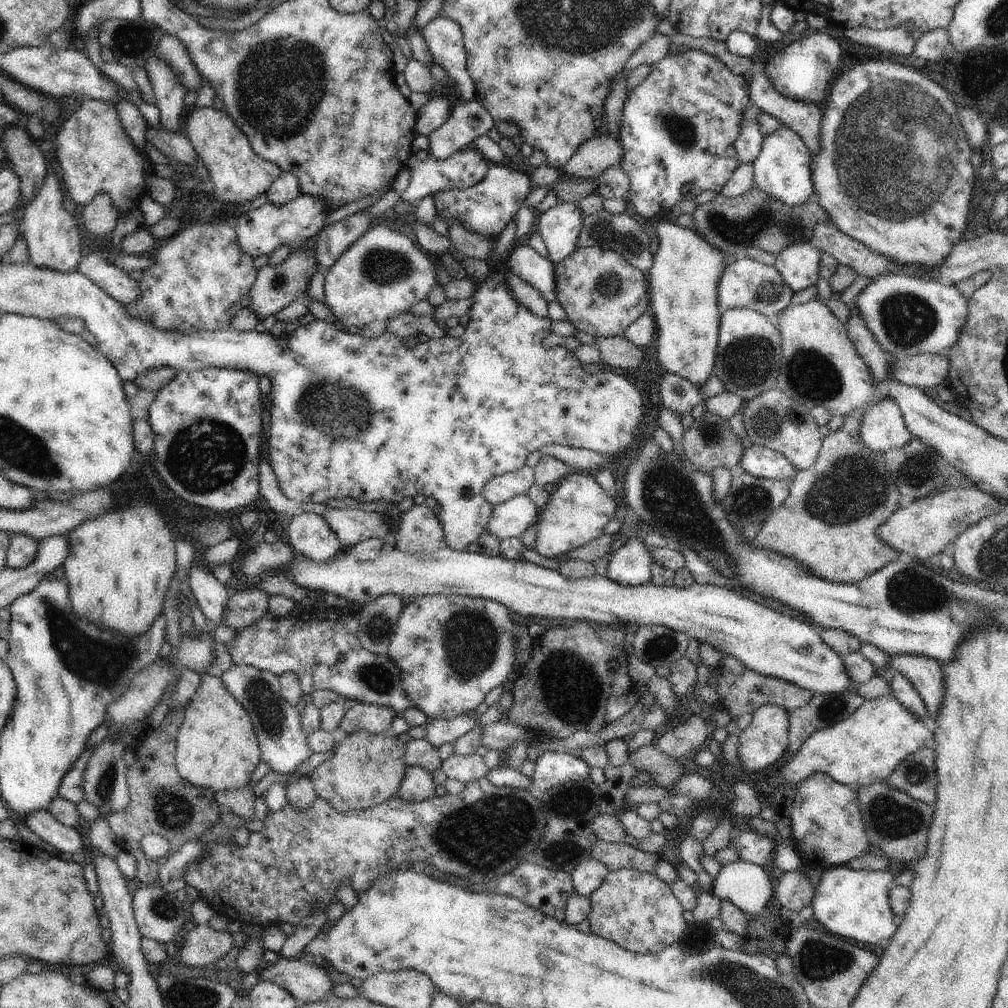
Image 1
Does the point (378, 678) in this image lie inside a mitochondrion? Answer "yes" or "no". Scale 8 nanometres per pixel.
yes

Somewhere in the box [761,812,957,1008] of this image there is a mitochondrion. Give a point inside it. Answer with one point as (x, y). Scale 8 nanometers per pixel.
(826, 965)

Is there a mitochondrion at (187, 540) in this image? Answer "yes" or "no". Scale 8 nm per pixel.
no

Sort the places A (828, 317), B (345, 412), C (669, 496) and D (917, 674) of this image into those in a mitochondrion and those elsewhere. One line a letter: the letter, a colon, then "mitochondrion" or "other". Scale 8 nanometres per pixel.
A: other
B: mitochondrion
C: mitochondrion
D: other

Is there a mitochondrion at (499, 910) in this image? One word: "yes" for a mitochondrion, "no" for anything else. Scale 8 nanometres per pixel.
yes

